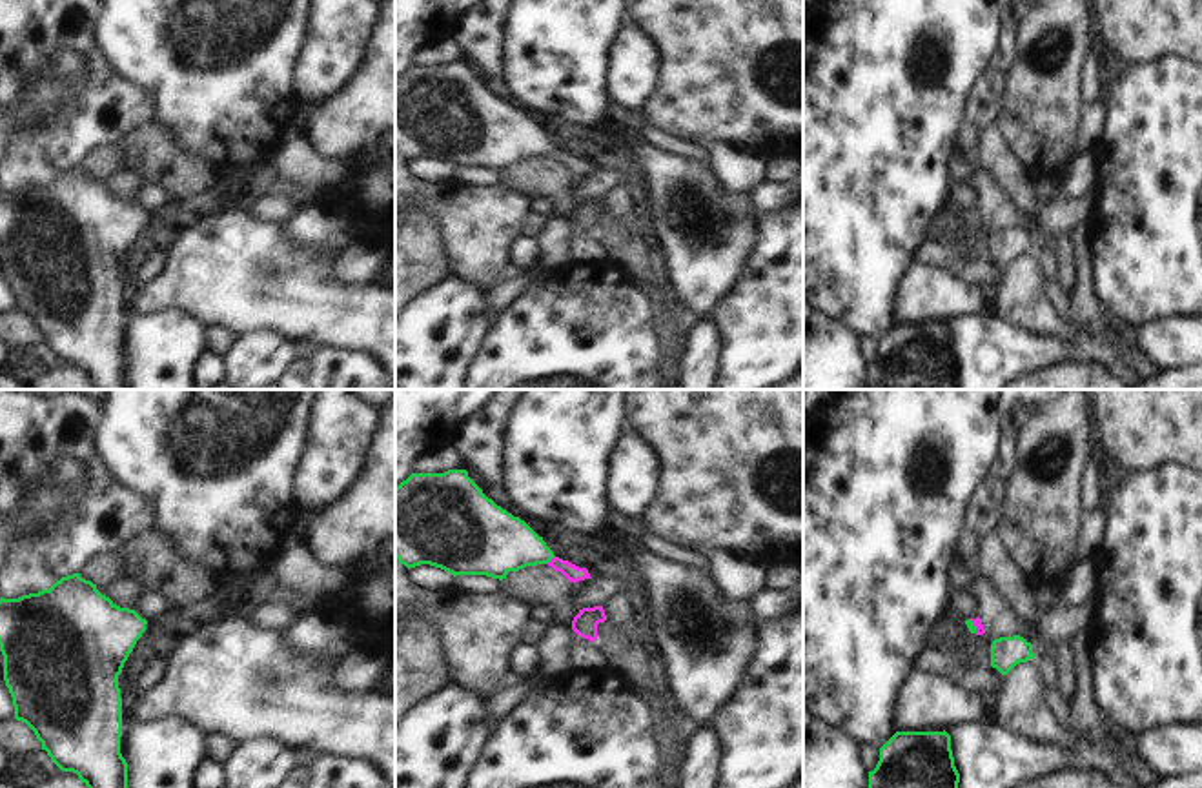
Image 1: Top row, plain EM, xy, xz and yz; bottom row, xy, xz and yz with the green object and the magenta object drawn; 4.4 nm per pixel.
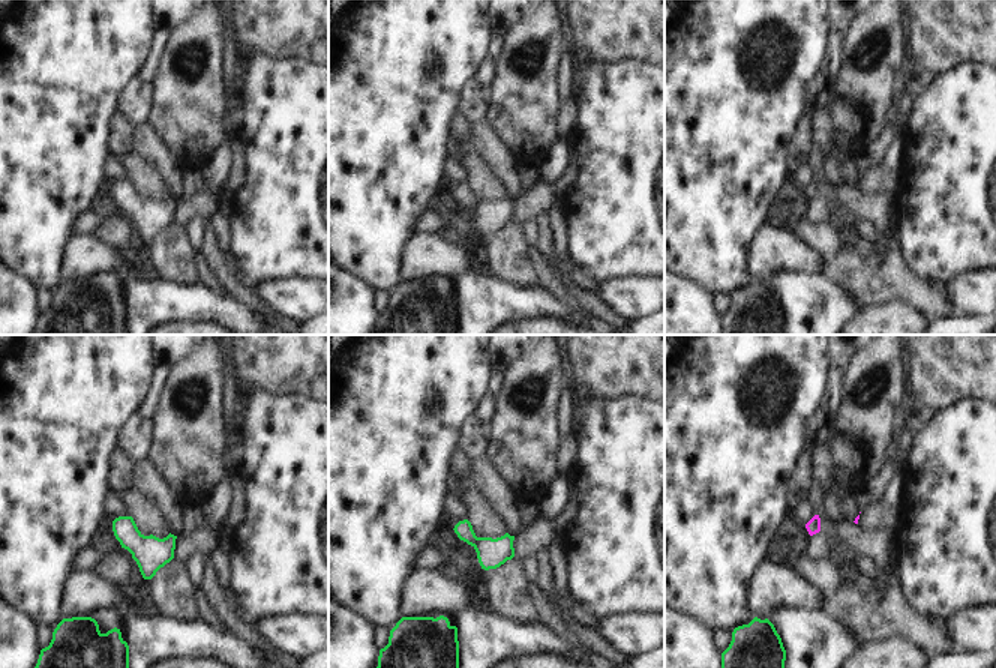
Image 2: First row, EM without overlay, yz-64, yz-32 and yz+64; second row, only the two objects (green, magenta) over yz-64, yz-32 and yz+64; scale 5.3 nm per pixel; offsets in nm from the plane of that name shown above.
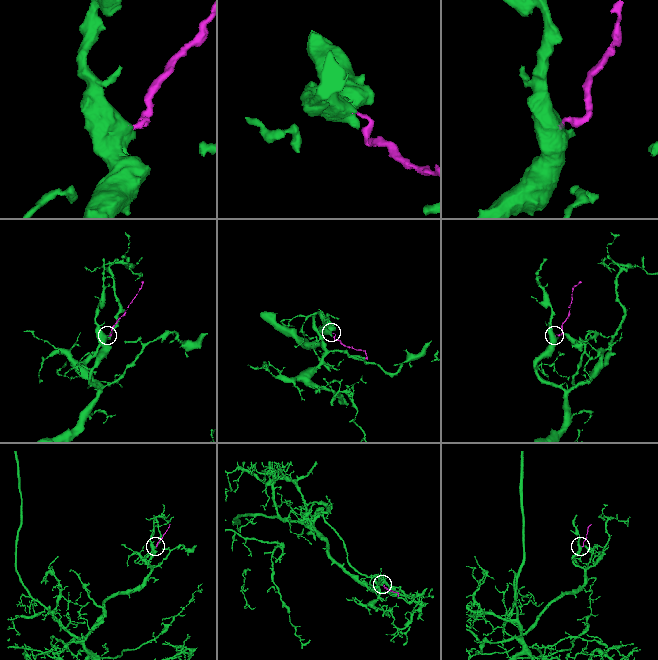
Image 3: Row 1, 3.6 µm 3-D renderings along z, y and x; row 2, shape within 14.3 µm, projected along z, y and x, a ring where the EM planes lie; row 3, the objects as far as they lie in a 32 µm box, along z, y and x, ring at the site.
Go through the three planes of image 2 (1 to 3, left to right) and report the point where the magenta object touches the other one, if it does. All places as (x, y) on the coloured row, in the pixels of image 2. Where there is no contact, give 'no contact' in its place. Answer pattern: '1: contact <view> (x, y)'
1: no contact
2: no contact
3: no contact

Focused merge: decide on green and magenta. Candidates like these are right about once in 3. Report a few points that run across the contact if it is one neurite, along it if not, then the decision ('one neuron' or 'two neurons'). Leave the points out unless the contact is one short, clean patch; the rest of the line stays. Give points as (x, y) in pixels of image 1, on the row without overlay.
line xz (498, 135), (523, 139), (550, 151), (574, 166); one neuron

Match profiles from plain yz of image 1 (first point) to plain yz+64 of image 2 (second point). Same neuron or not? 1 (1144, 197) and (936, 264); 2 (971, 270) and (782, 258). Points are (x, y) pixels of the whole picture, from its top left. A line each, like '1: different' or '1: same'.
1: same
2: different

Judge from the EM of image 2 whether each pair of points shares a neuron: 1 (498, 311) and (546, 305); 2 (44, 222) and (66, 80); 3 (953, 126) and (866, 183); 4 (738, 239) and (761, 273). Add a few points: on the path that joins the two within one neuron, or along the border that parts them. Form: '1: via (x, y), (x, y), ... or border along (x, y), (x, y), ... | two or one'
1: via (510, 305), (534, 305) | one
2: via (44, 186), (50, 174), (53, 116) | one
3: border along (902, 170), (902, 179), (894, 194) | two
4: border along (764, 224), (750, 246), (750, 272), (755, 279) | two

